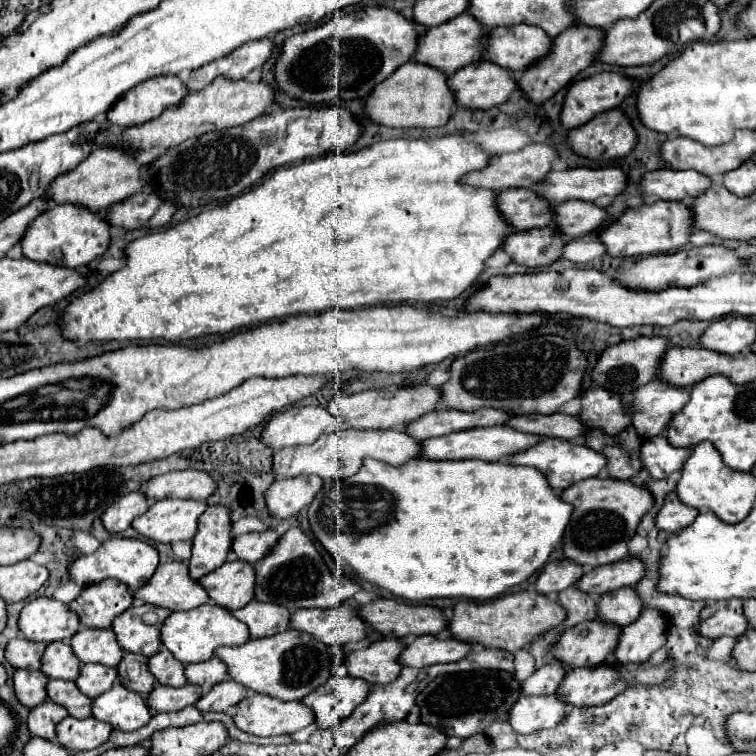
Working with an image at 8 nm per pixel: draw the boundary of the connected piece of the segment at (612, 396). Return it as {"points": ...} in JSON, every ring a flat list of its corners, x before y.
{"points":[[596,387,584,391,580,419,588,427,598,427,608,435,616,435,616,431,624,431,624,427,632,423,632,413,628,411,628,403,622,403,622,395]]}

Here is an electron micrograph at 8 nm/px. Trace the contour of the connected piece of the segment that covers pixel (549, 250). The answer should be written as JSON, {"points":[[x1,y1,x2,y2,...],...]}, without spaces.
{"points":[[552,227,516,231,506,237,502,251,506,251,514,263,524,267,544,267,560,255,560,233]]}

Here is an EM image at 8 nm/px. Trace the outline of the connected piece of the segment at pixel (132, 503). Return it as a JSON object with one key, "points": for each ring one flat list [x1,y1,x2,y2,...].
{"points":[[142,491,128,493,128,495,120,497,112,507,106,509,106,513,102,515,104,527,112,533,120,533,120,531,128,529,136,517,144,515,144,511,148,511,148,507,150,507,150,503,148,503,148,499,144,499]]}

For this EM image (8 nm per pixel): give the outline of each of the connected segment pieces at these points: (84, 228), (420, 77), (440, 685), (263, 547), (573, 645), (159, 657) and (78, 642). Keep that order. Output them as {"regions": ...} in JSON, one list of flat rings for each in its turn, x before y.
{"regions":[[[64,203,52,205,44,215,38,215,28,227,24,239,20,239,22,257,30,261,40,261,48,265,60,265,68,269,86,267,90,261,98,259,110,241,110,225,104,221,102,213,92,213,84,207]],[[408,61,400,65,384,83,378,83,364,99,364,117,376,125,396,129,432,129,448,121,454,99,446,85,446,75,434,67]],[[472,671,472,673,446,673,438,675,418,697,422,709,422,723,440,727,446,735,468,739,478,735,496,719,506,719,508,711,520,697,520,683,508,671]],[[274,529,246,533,246,535,240,535,232,541,232,551,236,553,238,559,256,563,256,561,264,559,272,551,272,547,276,547,278,539,280,539,280,535]],[[584,621,576,627,566,629,552,653,566,667,596,667,612,661,612,651,620,641,622,627,612,627,612,623]],[[162,649,160,653,148,659,148,669,164,685,172,685,172,687,186,685,184,663,176,663,176,657,166,649]],[[84,627,72,637,72,649,82,663,102,663,108,667,116,667,124,655,112,629,92,631]]]}

